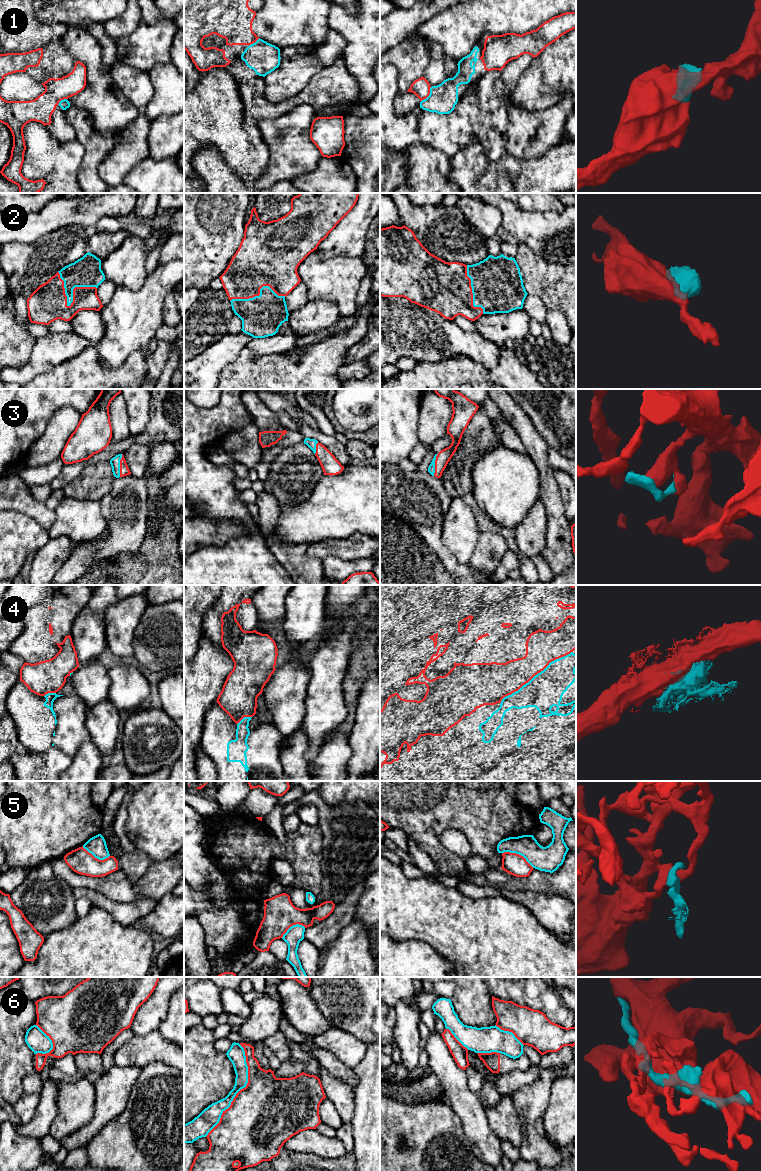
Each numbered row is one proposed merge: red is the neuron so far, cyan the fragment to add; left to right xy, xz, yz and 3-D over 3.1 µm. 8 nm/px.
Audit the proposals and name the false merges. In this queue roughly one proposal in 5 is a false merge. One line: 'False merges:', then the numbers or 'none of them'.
False merges: 5

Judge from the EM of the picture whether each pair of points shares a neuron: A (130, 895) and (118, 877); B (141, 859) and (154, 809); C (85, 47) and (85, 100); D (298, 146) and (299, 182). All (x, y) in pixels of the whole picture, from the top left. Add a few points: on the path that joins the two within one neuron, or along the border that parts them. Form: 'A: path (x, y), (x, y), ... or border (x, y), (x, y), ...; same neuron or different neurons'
A: path (126, 891), (118, 881); same neuron
B: border (136, 848), (143, 851), (153, 861); different neurons
C: path (92, 60), (93, 87); same neuron
D: border (318, 161), (312, 170), (300, 173), (289, 180); different neurons

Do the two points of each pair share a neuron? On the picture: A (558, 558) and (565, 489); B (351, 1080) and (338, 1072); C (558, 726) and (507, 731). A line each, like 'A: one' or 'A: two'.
A: two
B: one
C: two

